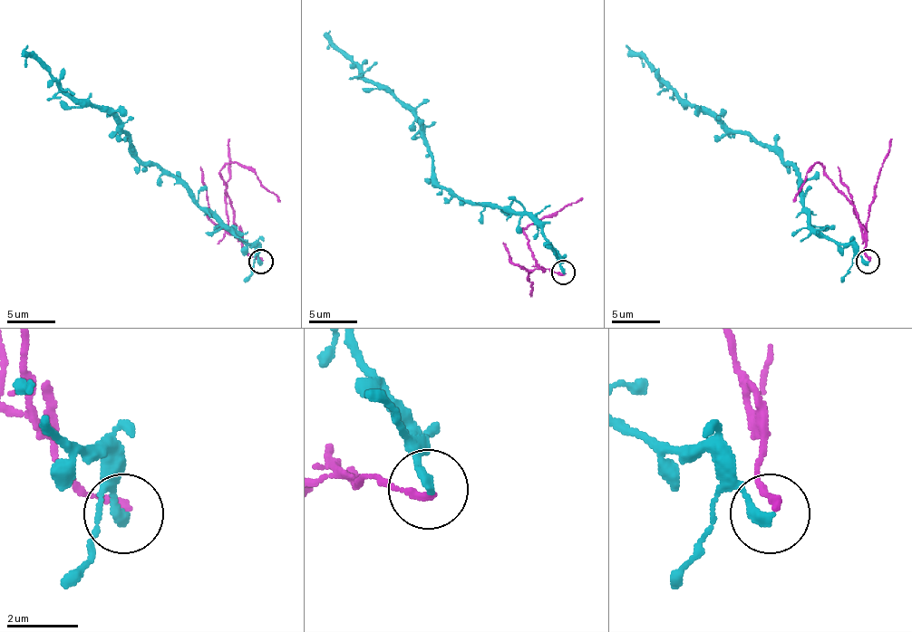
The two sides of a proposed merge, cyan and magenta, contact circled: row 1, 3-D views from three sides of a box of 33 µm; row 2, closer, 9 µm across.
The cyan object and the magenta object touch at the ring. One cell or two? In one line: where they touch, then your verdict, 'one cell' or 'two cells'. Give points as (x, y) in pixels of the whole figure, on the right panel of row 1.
place (868, 262); two cells

